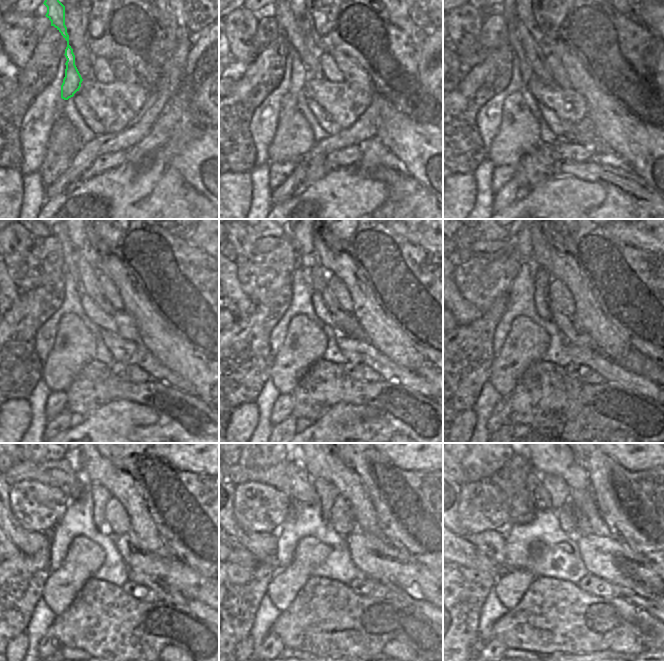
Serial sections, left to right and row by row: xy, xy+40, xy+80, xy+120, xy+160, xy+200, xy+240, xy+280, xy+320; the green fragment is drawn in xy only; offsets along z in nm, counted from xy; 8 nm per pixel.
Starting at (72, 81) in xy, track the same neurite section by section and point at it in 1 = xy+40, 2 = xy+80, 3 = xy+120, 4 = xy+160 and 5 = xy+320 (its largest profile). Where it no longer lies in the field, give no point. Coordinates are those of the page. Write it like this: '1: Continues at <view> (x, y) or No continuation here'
1: Continues at xy+40 (305, 55)
2: Continues at xy+80 (531, 54)
3: Continues at xy+120 (86, 277)
4: Continues at xy+160 (347, 324)
5: Continues at xy+320 (613, 561)

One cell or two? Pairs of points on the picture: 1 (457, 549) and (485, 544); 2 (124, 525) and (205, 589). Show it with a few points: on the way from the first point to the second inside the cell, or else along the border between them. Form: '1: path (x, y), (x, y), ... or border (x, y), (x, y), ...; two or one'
1: border (454, 533), (472, 543), (493, 560); two
2: border (128, 531), (115, 536); two

